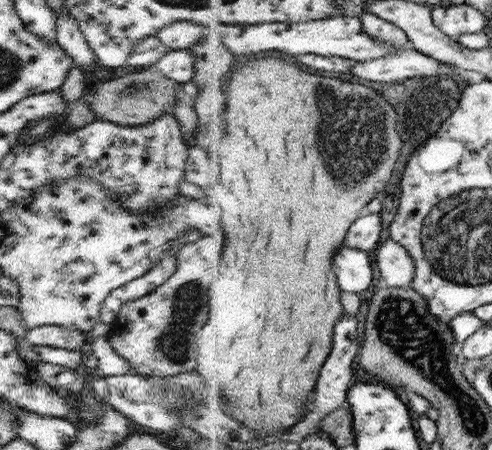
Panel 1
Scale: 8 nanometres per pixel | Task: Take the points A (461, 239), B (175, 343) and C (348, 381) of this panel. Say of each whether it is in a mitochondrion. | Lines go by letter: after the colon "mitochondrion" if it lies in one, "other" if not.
A: mitochondrion
B: mitochondrion
C: other

